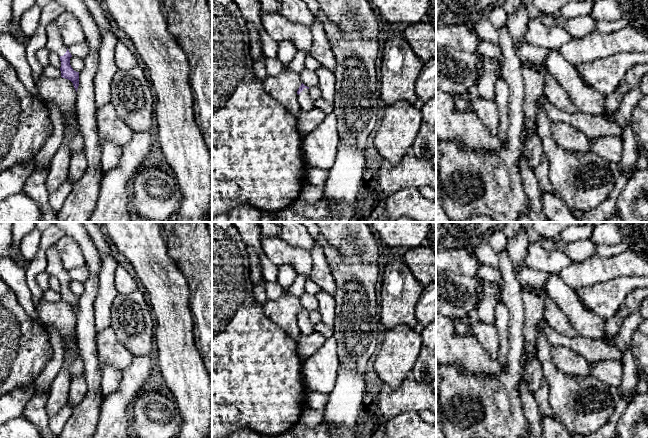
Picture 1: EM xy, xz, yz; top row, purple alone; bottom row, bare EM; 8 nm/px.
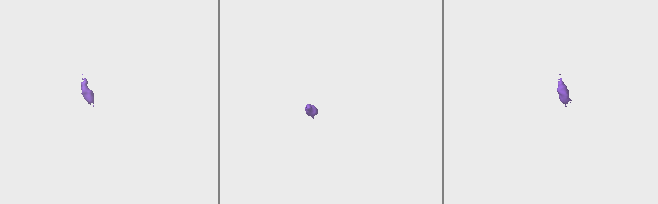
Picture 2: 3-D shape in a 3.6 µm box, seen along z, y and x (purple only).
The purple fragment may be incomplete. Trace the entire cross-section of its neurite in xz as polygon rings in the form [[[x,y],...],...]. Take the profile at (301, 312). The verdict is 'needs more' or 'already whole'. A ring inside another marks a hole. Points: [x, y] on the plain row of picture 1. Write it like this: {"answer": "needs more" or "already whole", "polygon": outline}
{"answer": "needs more", "polygon": [[[303,307],[299,311],[298,315],[298,325],[300,328],[300,334],[302,336],[307,336],[313,333],[314,326],[310,322],[309,311],[305,310]]]}

